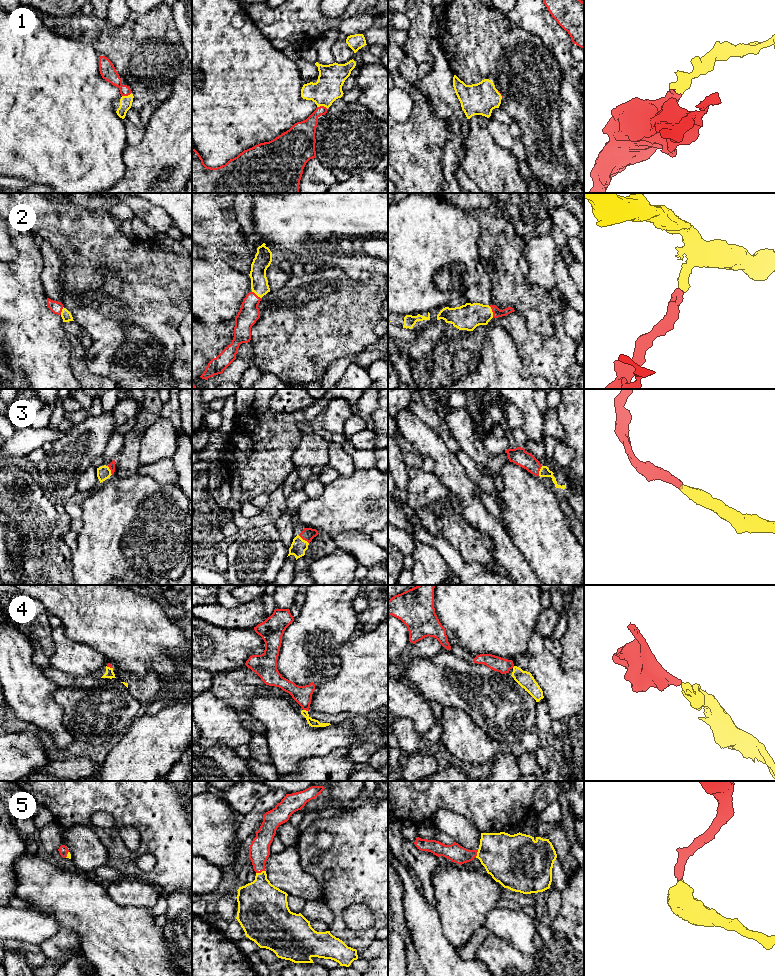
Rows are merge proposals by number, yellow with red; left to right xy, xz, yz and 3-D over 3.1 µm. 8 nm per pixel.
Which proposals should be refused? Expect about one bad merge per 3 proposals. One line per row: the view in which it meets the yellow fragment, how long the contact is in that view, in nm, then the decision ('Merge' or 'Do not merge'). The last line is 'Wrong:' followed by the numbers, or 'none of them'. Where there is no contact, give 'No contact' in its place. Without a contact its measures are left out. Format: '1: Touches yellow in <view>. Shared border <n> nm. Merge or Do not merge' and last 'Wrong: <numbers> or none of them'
1: Touches yellow in xz. Shared border 90 nm. Merge
2: Touches yellow in yz. Shared border 90 nm. Merge
3: Touches yellow in xz. Shared border 110 nm. Merge
4: Touches yellow in xz. Shared border 40 nm. Do not merge
5: Touches yellow in xz. Shared border 80 nm. Merge
Wrong: 4

